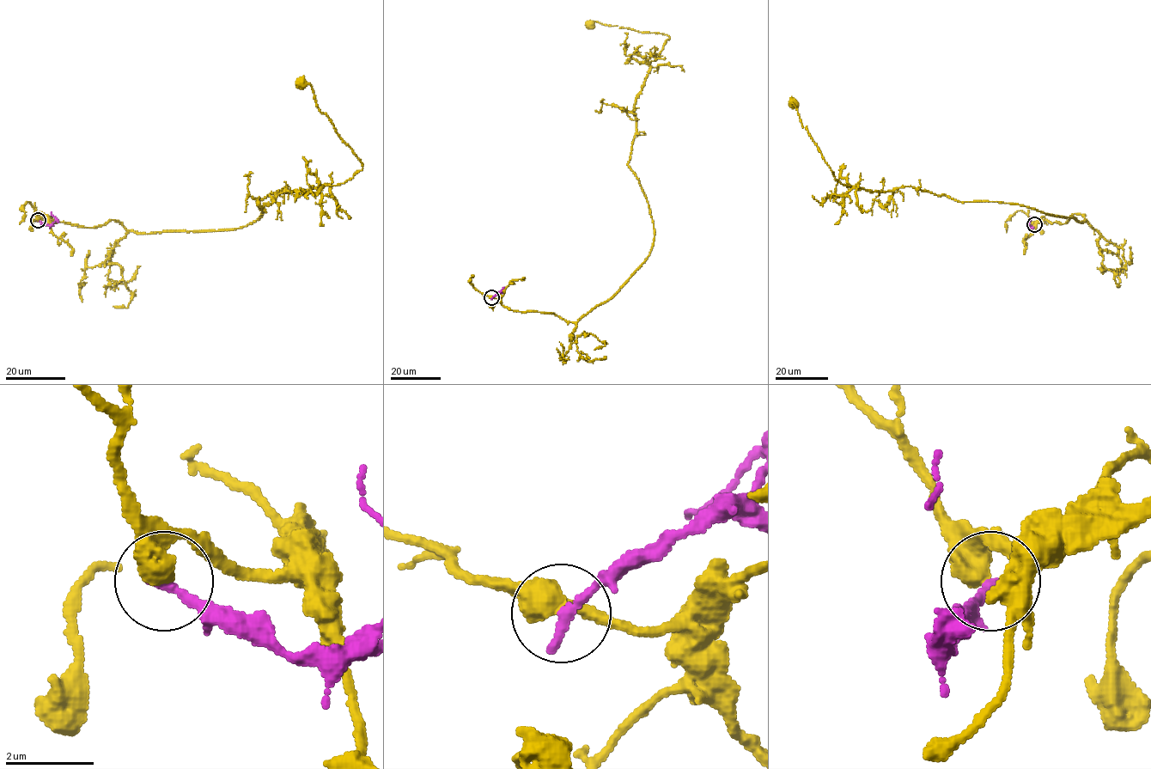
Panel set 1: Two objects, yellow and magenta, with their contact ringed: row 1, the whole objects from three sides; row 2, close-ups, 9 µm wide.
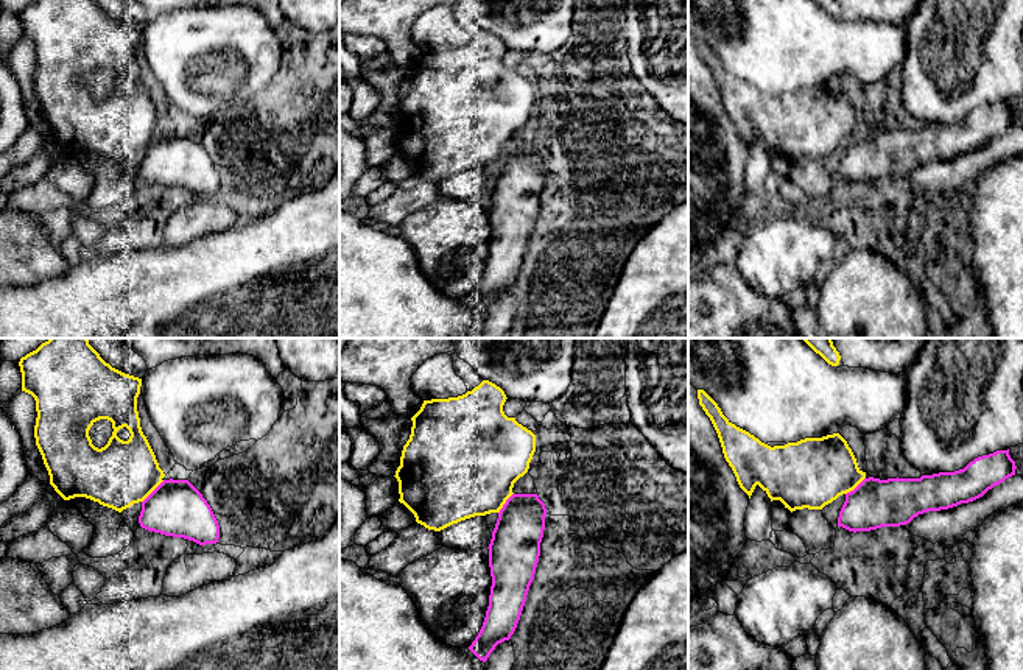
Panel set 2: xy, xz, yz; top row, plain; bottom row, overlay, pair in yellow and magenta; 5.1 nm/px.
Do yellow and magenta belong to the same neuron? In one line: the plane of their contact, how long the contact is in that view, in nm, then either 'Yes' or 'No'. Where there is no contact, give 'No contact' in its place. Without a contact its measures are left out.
Touches yellow in xy. Shared border 170 nm. No

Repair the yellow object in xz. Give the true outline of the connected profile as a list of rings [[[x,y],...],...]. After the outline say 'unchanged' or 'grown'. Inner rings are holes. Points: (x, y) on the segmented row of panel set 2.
[[[483,380],[472,391],[458,397],[424,400],[420,410],[411,418],[413,427],[403,446],[400,466],[395,471],[399,481],[399,502],[428,530],[441,531],[461,520],[500,513],[514,494],[514,483],[523,477],[536,452],[536,435],[508,418],[503,411],[504,391],[489,380]]] | unchanged

